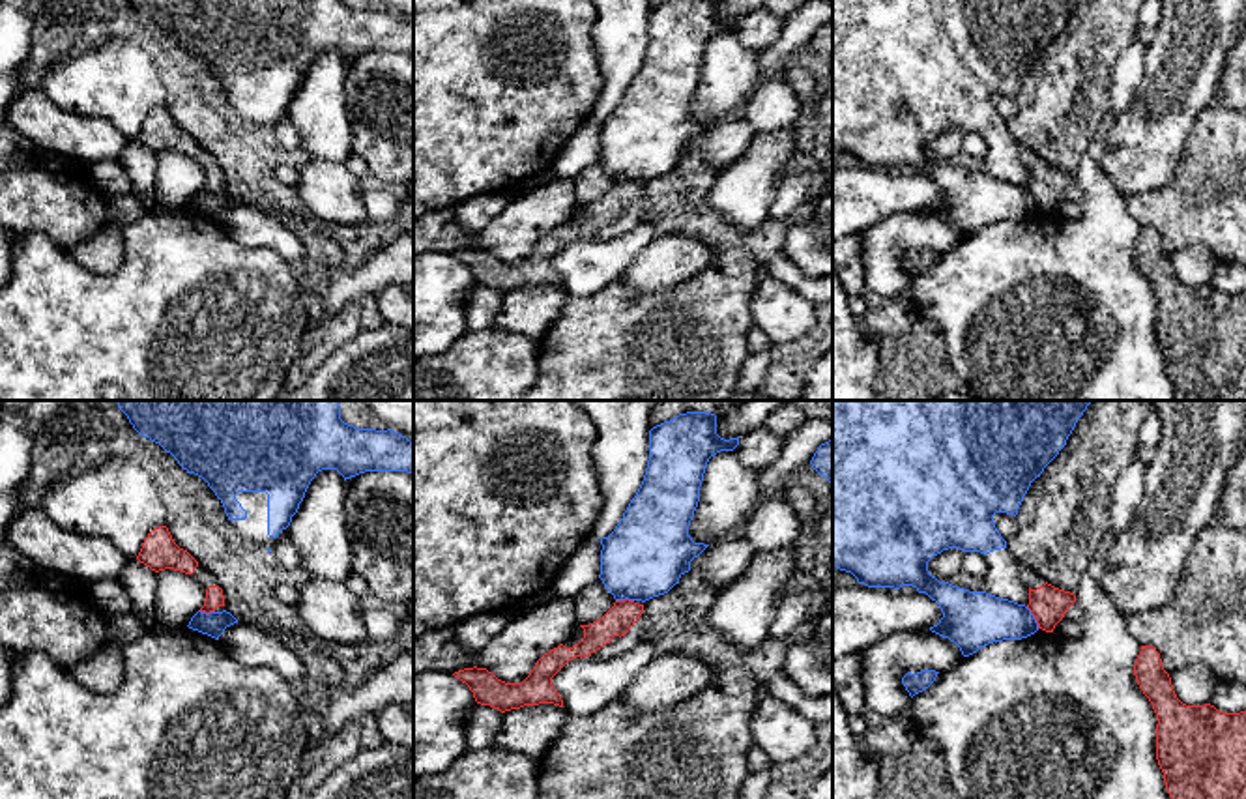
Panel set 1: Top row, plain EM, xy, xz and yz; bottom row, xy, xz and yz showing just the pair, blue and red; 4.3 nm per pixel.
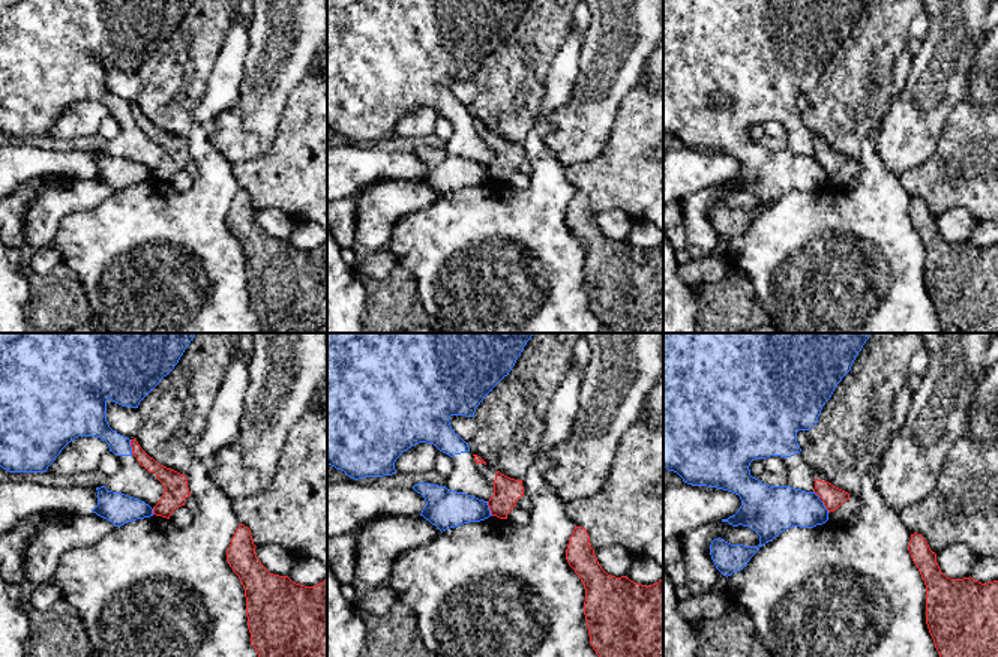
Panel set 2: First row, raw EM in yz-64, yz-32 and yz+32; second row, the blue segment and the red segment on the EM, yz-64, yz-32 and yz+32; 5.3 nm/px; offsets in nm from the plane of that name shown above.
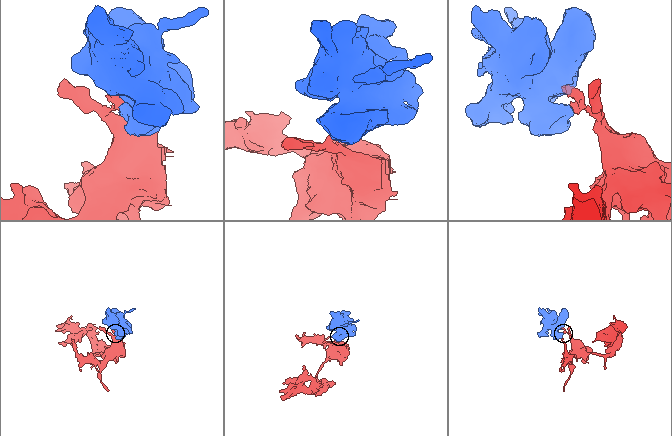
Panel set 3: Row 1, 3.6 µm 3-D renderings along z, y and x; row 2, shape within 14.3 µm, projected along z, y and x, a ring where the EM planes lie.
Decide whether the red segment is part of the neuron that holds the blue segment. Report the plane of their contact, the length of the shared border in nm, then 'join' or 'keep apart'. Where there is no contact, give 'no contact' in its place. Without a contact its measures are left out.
yz | 110 nm | keep apart

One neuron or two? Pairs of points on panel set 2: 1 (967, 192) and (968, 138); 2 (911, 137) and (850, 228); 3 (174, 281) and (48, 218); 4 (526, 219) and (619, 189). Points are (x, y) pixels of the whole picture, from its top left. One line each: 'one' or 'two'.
1: one
2: two
3: two
4: two

